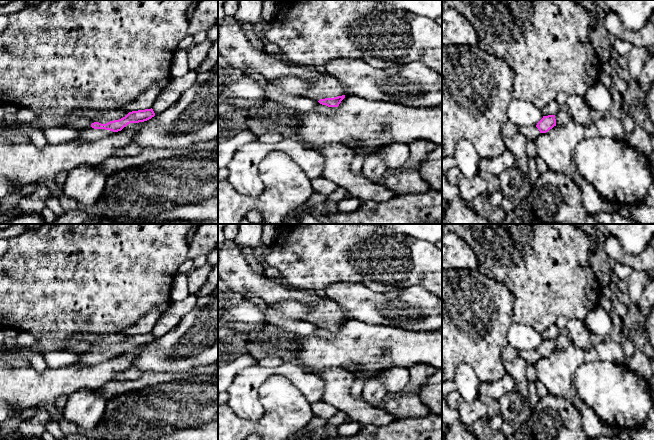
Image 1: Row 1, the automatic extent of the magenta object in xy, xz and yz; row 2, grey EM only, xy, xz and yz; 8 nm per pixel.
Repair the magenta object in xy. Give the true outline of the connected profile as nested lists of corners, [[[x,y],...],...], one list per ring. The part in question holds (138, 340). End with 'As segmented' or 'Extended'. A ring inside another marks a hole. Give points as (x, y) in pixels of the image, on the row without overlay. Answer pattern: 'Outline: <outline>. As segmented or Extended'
Outline: [[[145,333],[129,336],[125,341],[110,345],[106,348],[94,346],[91,350],[83,354],[75,364],[97,364],[105,360],[111,359],[114,356],[121,355],[130,347],[144,346],[155,340],[153,333]]]. Extended

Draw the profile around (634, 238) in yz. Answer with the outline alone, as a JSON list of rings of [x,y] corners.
[[[602,224],[620,243],[622,249],[637,255],[650,246],[654,224]]]

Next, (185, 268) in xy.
[[[188,258],[184,263],[180,265],[177,273],[178,274],[189,274],[193,269],[194,269],[193,260]]]

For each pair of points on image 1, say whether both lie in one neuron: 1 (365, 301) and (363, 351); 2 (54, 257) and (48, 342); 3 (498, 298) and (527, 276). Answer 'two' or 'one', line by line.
1: two
2: two
3: two

